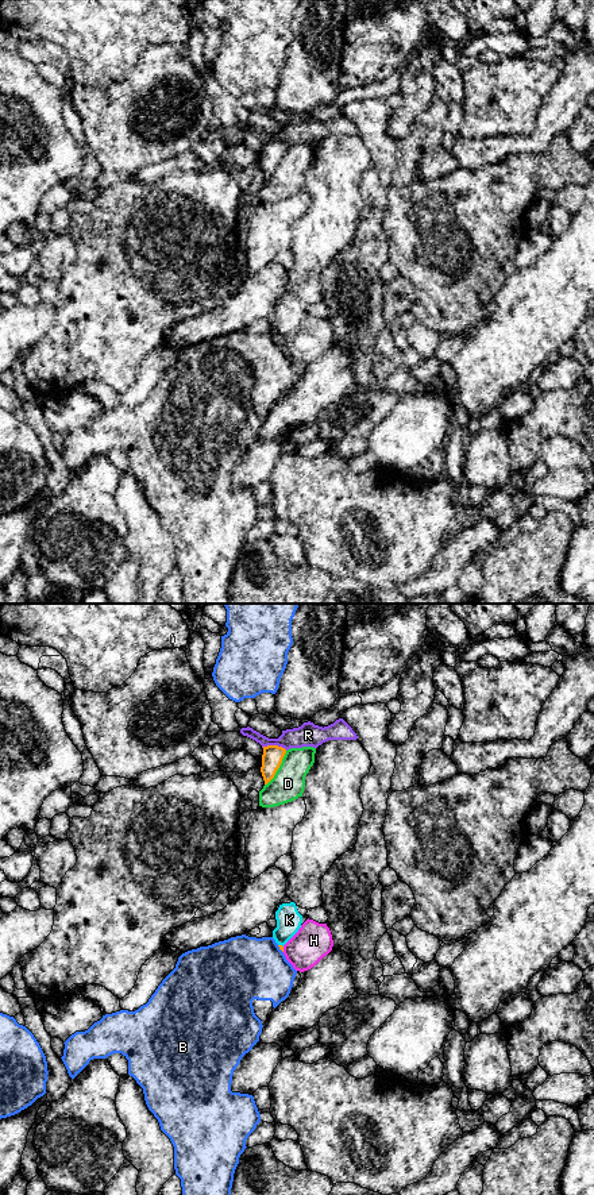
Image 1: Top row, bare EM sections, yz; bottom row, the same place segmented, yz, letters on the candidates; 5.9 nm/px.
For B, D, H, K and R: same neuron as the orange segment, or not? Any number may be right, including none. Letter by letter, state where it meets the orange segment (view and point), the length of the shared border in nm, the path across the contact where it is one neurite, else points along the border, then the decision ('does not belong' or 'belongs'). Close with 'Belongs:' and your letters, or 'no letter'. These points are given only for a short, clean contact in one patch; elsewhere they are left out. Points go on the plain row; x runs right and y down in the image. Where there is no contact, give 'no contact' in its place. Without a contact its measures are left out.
B: meets orange in yz at (280, 343); contact 60 nm long; does not belong
D: meets orange in yz at (278, 162); contact 240 nm long; does not belong
H: meets orange in yz at (282, 344); contact 30 nm long; belongs
K: meets orange in yz at (281, 340); contact 40 nm long; does not belong
R: meets orange in yz at (274, 141); contact 150 nm long; does not belong
Belongs: H

